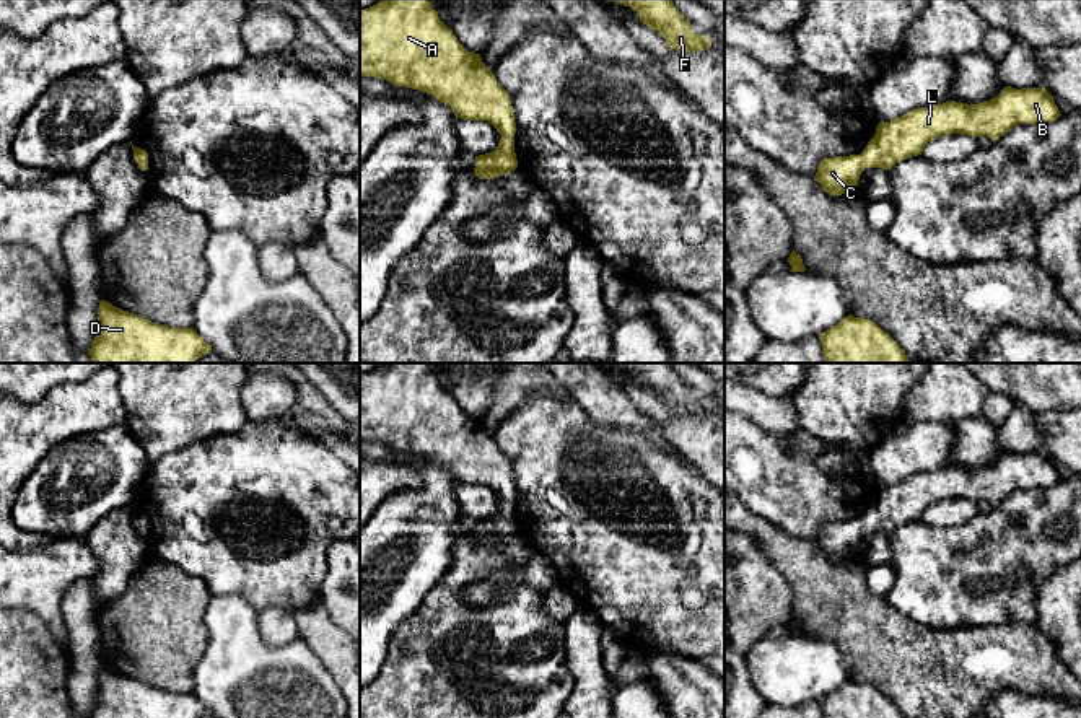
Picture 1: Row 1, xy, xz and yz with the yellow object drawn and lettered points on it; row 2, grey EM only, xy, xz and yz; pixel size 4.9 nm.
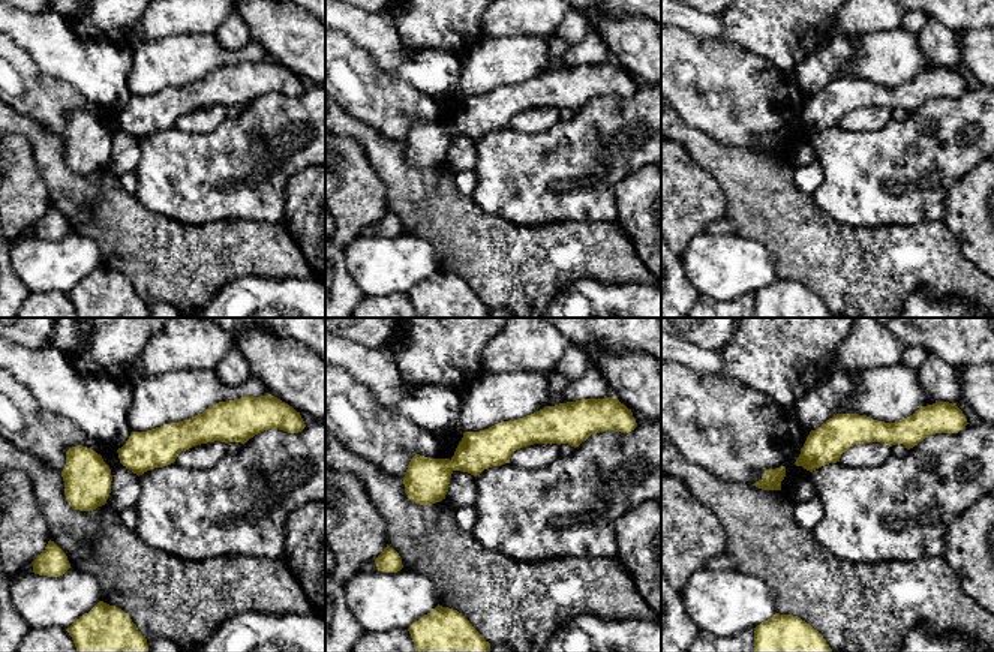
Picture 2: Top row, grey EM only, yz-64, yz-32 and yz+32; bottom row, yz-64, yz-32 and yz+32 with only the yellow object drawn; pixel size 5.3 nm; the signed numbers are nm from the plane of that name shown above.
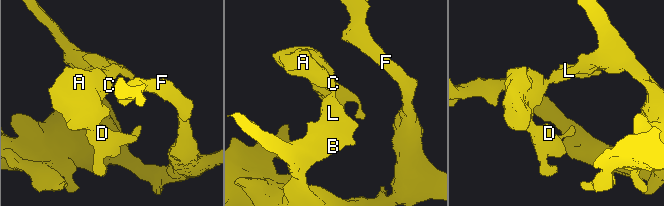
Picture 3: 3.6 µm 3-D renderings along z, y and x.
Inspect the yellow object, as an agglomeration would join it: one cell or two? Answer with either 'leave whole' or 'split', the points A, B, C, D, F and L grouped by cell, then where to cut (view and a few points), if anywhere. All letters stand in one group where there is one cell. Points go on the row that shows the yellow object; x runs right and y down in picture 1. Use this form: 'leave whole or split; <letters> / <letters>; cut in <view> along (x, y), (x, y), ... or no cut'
leave whole; A B C D F L; no cut

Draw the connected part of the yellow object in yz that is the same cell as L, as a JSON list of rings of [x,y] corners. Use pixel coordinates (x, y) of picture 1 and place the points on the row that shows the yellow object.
[[[1004,86],[998,96],[978,104],[946,101],[917,107],[891,122],[879,122],[861,155],[824,158],[816,181],[829,195],[856,189],[866,168],[891,169],[895,163],[921,155],[925,145],[943,135],[987,135],[991,142],[1018,124],[1050,124],[1060,117],[1045,88]]]

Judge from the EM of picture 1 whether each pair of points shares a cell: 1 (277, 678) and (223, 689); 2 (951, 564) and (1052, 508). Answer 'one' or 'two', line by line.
1: one
2: one

